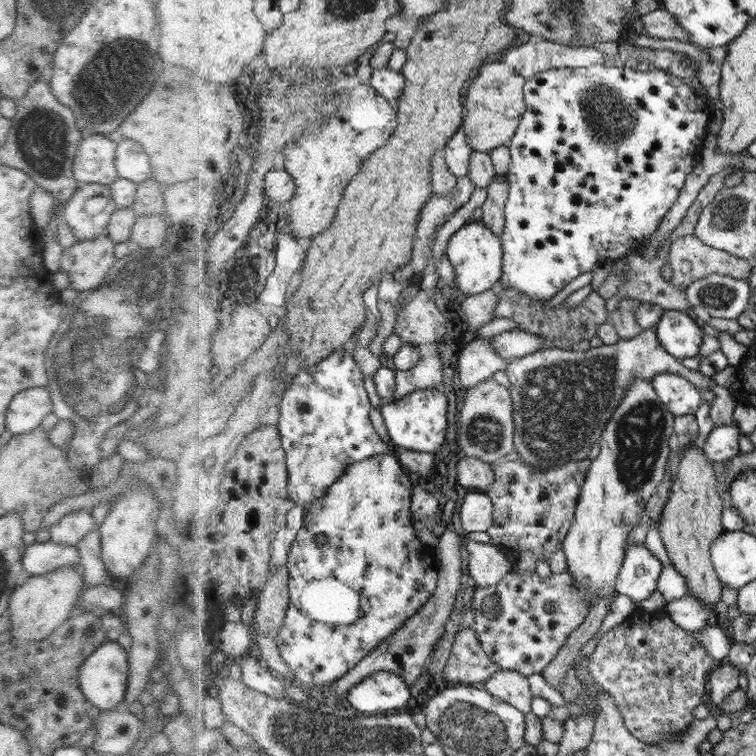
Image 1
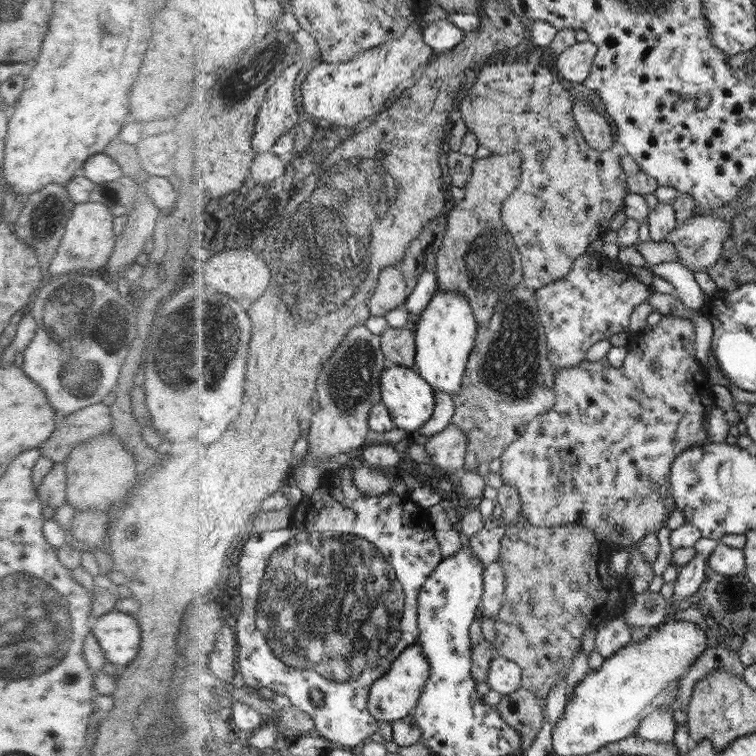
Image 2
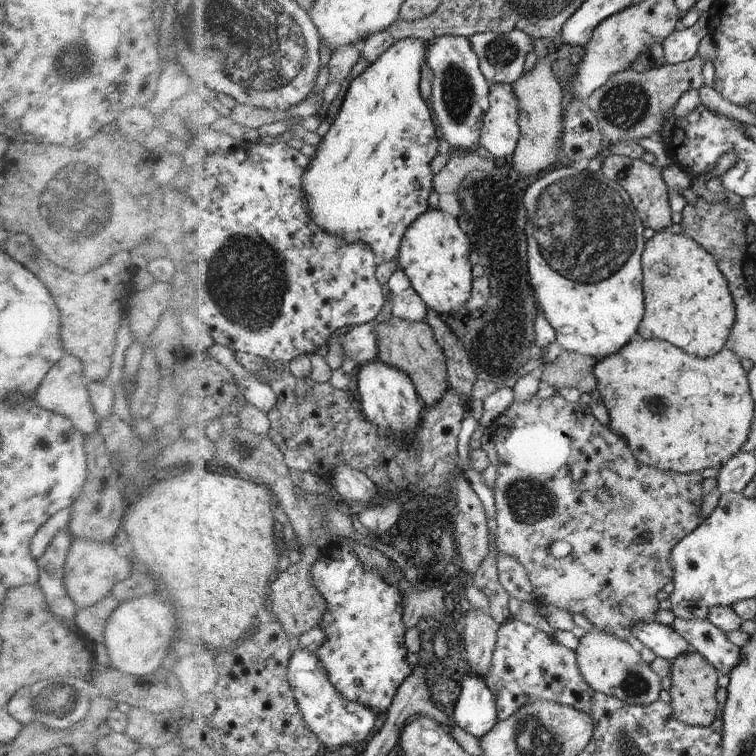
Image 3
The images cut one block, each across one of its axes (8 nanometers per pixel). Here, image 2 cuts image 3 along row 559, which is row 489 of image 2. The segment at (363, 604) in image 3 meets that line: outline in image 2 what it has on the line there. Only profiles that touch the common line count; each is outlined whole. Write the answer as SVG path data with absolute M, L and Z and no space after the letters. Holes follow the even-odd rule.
M343 466L338 473L340 476L332 480L332 484L324 488L315 488L312 491L312 500L306 496L302 506L298 508L298 532L302 528L310 528L312 532L298 534L296 528L284 528L274 531L265 531L253 534L245 544L240 556L240 569L242 570L242 588L239 592L243 597L243 609L239 617L234 620L237 640L239 641L239 664L237 666L239 682L247 689L257 691L260 688L273 689L275 694L288 696L294 706L304 708L310 712L316 720L316 733L320 737L332 740L344 748L351 748L370 741L372 736L379 732L380 723L369 710L370 691L372 685L391 668L391 665L398 660L410 646L417 645L421 637L421 623L419 621L419 602L421 601L422 588L432 577L432 574L442 565L442 546L438 540L437 530L430 521L430 512L412 501L409 496L380 496L370 498L366 496L356 484L354 484L354 471ZM321 690L325 694L323 706L314 704L312 692Z

